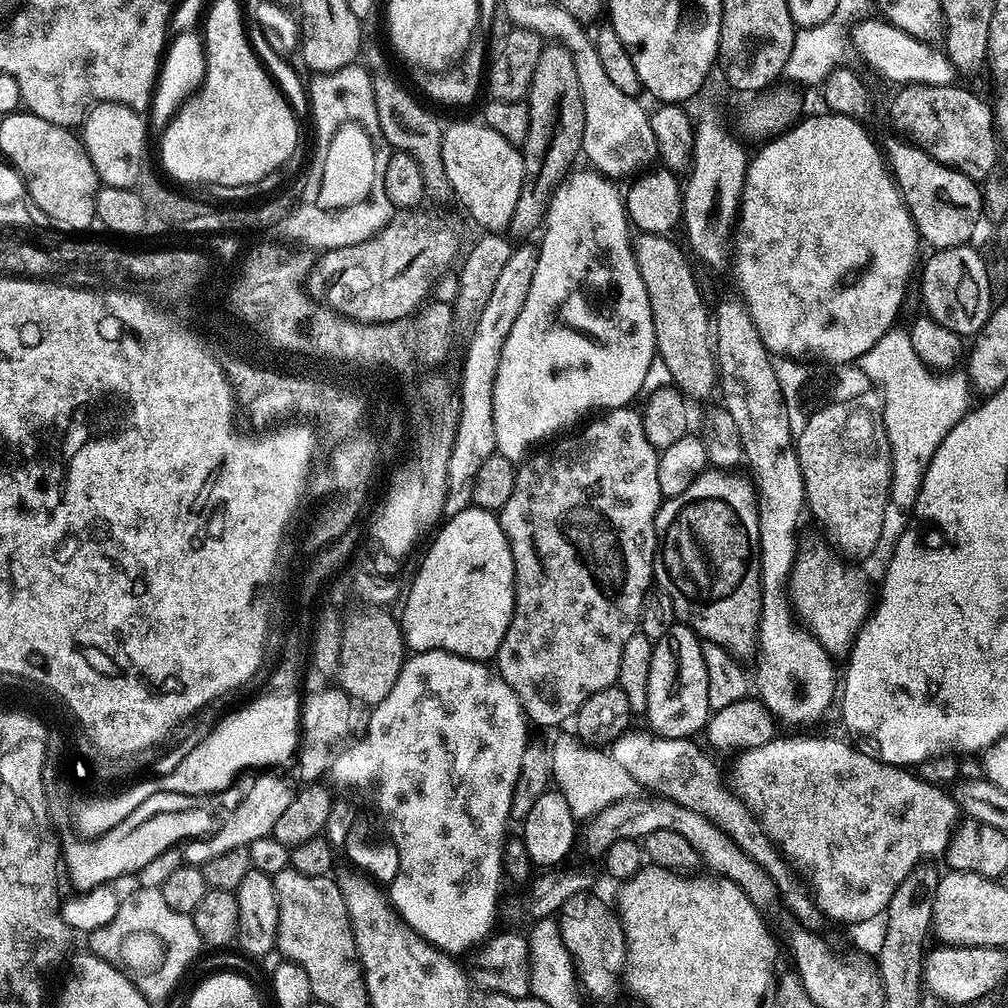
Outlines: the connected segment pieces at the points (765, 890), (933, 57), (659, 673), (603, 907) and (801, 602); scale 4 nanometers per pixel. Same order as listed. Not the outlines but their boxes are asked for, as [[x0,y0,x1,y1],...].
[[582,794,780,914],[852,18,958,87],[643,622,710,740],[556,892,625,1002],[786,548,874,658]]

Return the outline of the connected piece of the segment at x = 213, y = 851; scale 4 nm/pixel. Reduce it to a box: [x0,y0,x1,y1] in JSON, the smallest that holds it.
[183,770,294,866]

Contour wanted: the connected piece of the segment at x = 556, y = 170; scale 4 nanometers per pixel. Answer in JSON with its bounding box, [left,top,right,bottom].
[506,42,586,242]

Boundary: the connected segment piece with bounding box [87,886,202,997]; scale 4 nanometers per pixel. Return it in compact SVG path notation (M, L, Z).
M137 887L128 897L120 900L117 913L106 925L94 929L87 937L91 955L102 958L114 966L119 972L124 972L132 979L136 989L143 989L150 997L160 997L171 988L172 981L182 978L189 971L188 967L196 960L196 955L202 951L200 935L194 926L191 915L187 912L170 910L166 898L162 898L159 888Z

